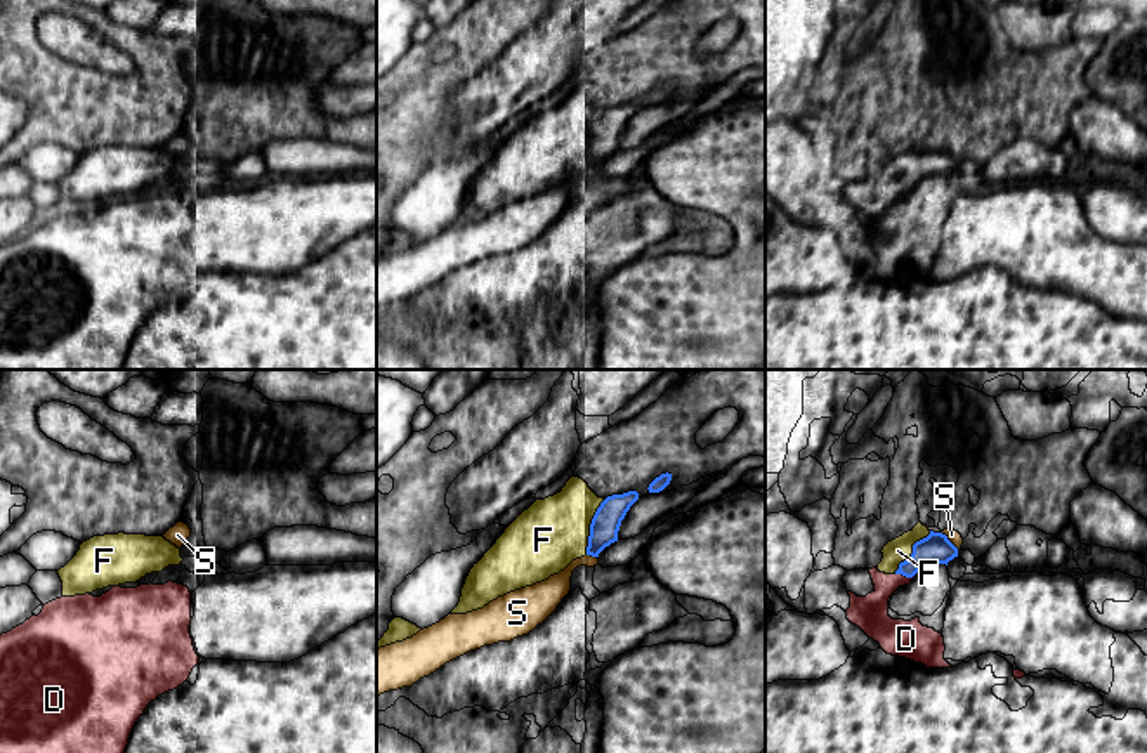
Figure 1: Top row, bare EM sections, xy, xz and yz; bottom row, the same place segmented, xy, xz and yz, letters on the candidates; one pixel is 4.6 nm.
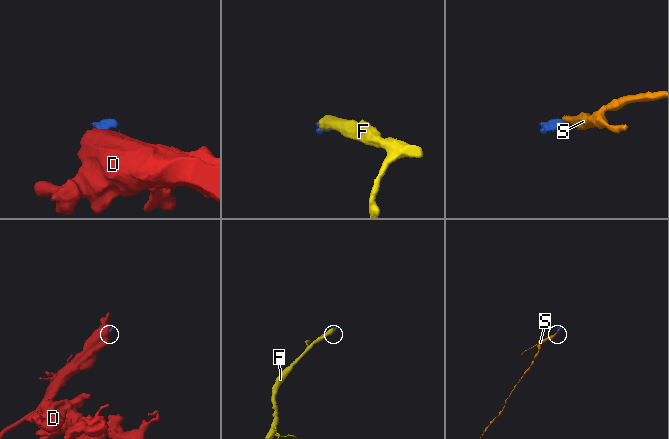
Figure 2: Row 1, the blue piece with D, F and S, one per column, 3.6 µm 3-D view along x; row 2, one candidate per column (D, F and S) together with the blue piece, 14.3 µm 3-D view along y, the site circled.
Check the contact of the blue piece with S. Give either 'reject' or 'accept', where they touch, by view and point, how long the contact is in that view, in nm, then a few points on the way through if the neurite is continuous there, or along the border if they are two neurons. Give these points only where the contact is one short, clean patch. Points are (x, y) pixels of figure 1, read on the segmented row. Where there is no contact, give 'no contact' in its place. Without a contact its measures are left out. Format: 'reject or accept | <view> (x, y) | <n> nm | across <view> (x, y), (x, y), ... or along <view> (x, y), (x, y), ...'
reject | yz (948, 540) | 120 nm

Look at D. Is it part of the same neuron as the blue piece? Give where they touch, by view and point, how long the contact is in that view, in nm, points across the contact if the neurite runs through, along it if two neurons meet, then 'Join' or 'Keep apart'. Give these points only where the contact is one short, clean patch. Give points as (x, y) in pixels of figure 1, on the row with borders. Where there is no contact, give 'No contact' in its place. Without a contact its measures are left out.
Touches blue at yz (903, 575). Shared border 90 nm. Keep apart

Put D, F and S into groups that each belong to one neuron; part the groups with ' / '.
D / F / S

